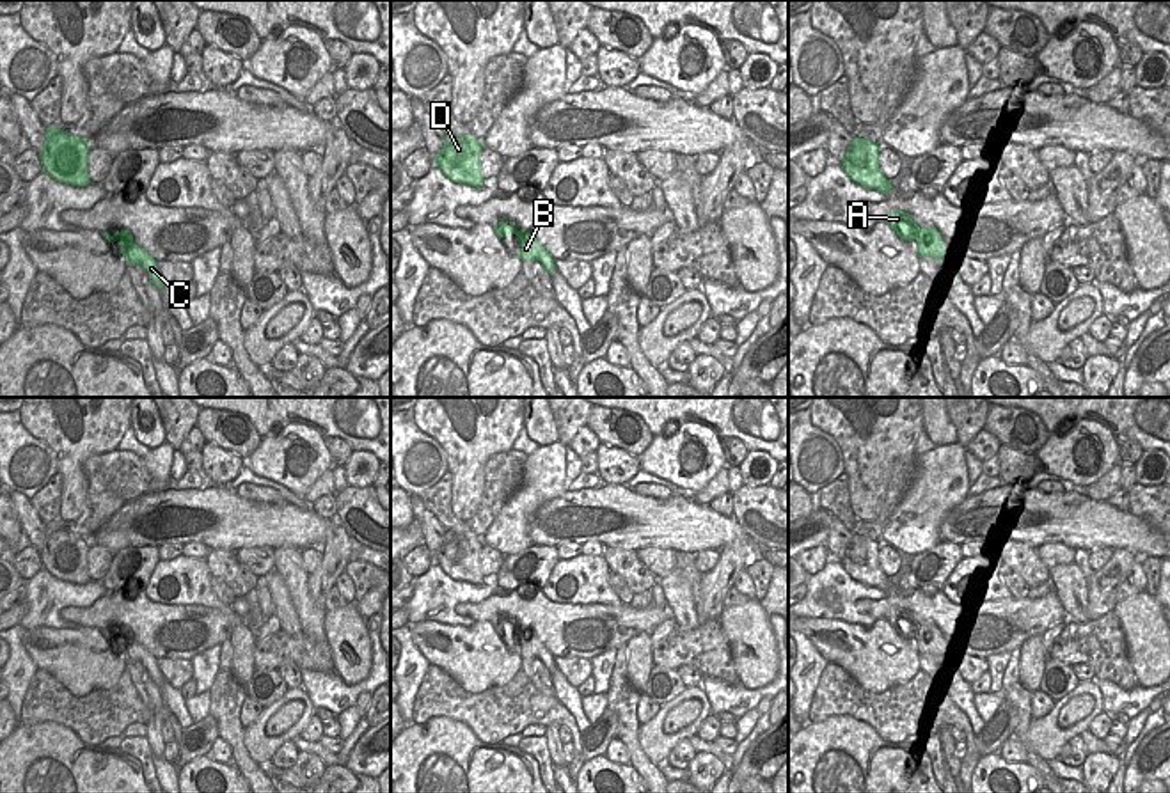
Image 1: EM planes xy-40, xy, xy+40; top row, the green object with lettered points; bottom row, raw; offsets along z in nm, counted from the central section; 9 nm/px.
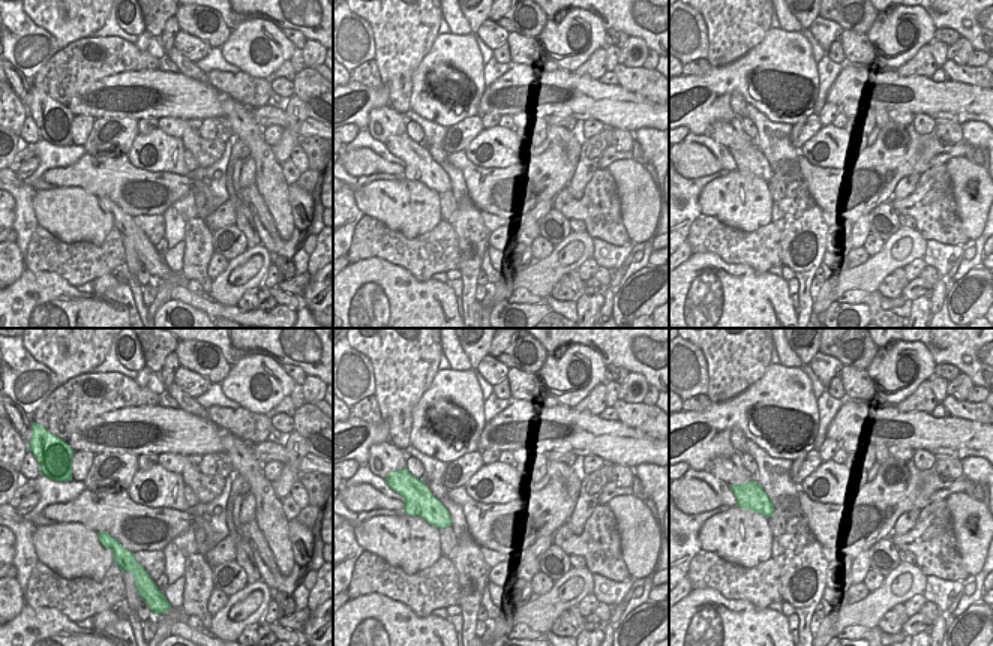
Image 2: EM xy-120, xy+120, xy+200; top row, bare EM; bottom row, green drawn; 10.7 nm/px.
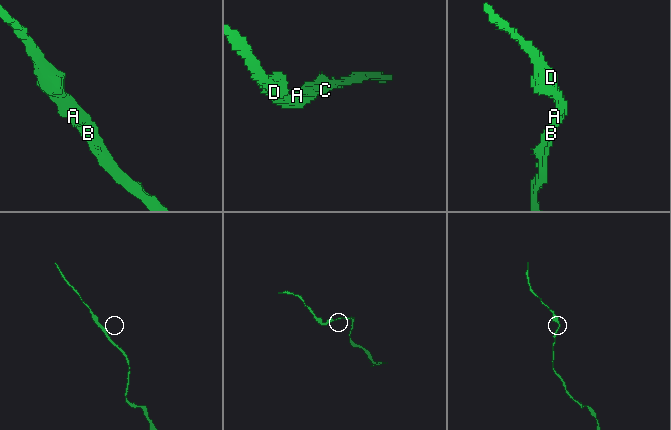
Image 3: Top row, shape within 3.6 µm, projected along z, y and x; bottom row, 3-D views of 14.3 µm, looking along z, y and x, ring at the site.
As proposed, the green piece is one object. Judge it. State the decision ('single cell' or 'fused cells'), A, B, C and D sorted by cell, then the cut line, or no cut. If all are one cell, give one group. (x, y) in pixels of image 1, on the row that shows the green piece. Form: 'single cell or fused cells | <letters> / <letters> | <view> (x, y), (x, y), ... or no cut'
single cell | A B C D | no cut

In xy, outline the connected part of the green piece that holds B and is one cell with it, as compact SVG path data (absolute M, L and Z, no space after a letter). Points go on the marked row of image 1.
M497 222L494 227L497 238L508 238L510 234L515 234L518 239L518 257L522 261L540 261L542 266L554 273L554 259L549 255L549 252L538 243L536 236L531 231L520 229L517 231L508 222Z

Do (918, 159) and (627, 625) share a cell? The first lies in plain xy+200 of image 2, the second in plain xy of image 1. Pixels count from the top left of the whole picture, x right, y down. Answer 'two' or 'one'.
one

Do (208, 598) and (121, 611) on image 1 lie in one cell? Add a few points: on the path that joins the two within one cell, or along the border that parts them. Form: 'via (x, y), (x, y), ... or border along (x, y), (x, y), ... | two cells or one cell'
border along (142, 589), (155, 602), (203, 604), (208, 607) | two cells

